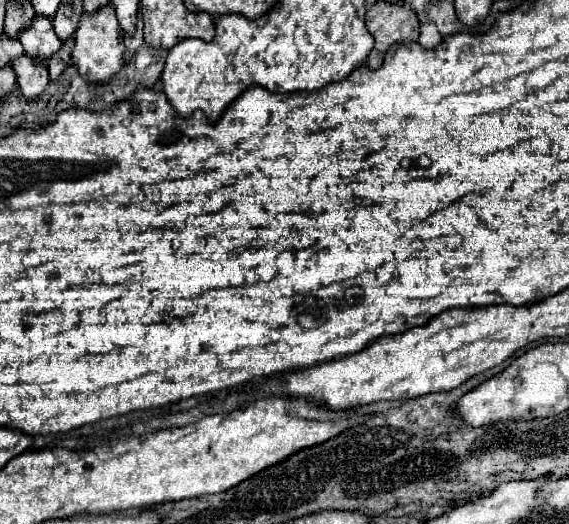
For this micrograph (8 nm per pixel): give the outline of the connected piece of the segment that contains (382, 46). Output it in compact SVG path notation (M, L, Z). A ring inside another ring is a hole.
M377 1L371 9L367 9L365 25L369 33L375 37L375 47L367 57L369 69L381 67L383 55L387 53L389 47L419 39L419 21L413 9L409 7Z

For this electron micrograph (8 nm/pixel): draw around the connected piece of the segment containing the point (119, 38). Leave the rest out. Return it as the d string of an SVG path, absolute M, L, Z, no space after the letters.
M109 3L107 7L103 7L103 11L99 9L93 15L83 15L79 21L79 27L75 31L75 47L71 53L71 61L73 65L79 69L79 75L91 83L91 85L103 85L109 83L117 71L121 71L123 67L123 55L125 55L125 45L123 45L123 29L119 27L117 15L113 5Z

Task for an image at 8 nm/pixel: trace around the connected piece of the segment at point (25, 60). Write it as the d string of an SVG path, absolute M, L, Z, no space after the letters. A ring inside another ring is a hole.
M21 55L21 57L13 59L13 69L15 69L17 85L23 93L23 97L31 103L39 101L49 85L47 63L43 63L43 61L35 63L29 55Z

